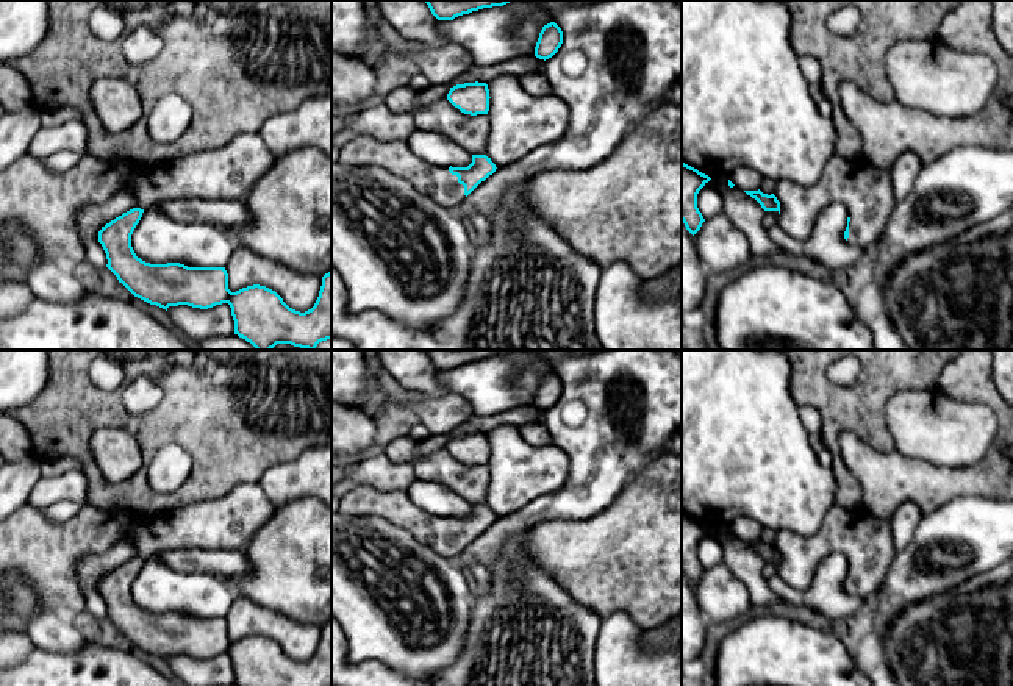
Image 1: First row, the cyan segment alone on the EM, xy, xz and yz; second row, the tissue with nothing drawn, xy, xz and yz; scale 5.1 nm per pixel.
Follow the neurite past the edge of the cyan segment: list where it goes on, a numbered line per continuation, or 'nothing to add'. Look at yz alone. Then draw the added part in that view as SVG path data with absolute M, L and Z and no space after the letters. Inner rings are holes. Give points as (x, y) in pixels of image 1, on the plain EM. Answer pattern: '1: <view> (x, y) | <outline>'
1: yz (865, 539) | M839 505L829 509L814 536L780 530L774 545L780 552L777 575L800 592L813 584L819 563L841 552L850 567L847 592L863 600L877 594L894 556L890 519L877 517L864 508Z

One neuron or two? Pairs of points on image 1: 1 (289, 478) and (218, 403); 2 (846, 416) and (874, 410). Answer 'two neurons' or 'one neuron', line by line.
1: two neurons
2: one neuron

